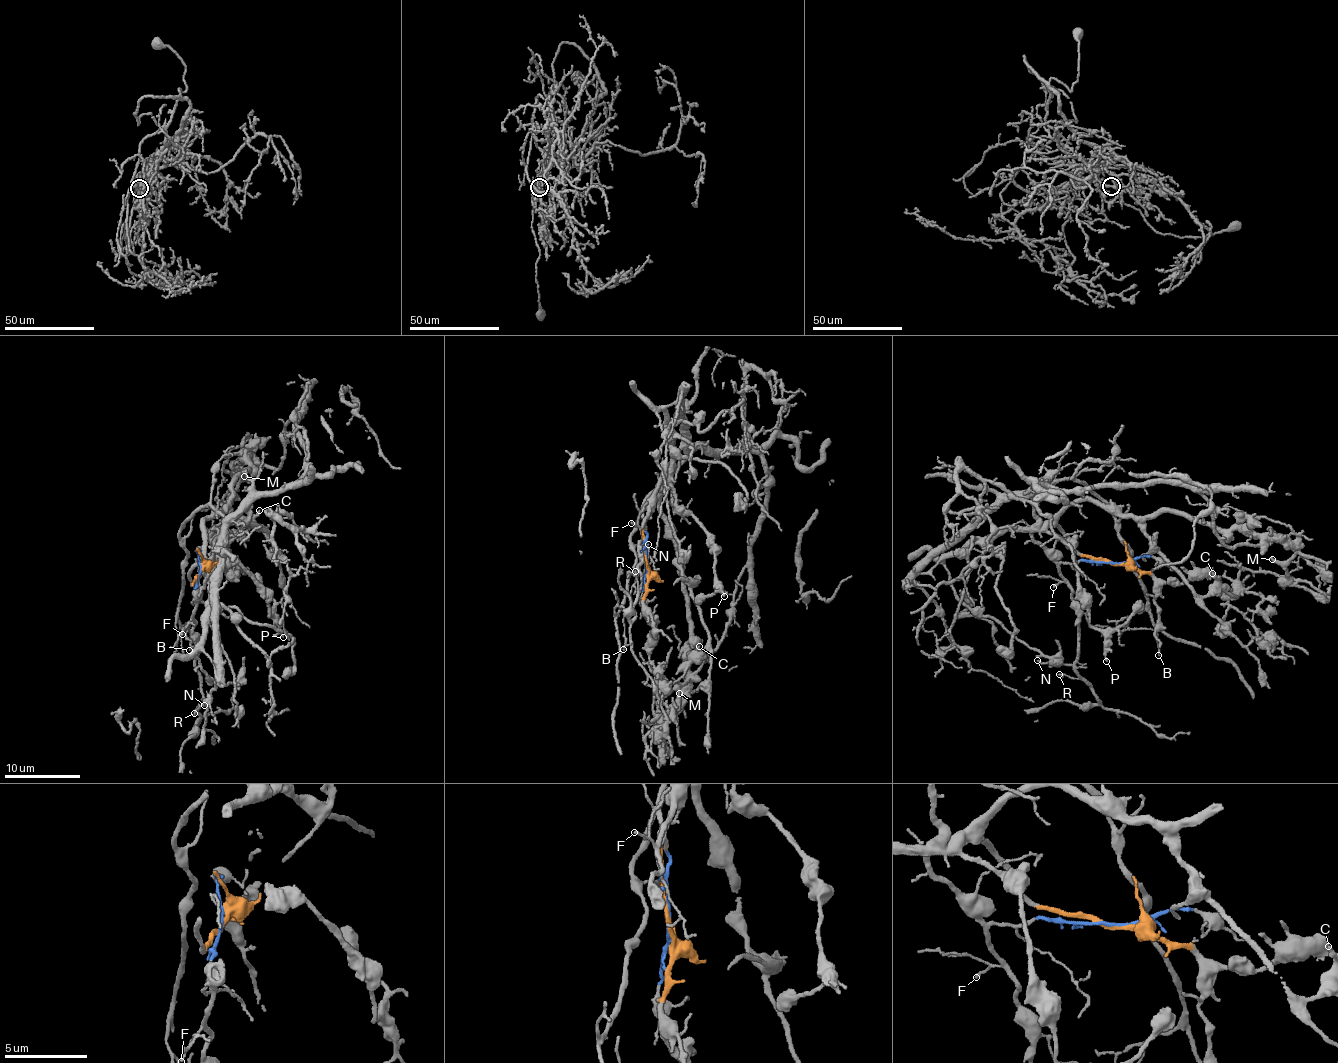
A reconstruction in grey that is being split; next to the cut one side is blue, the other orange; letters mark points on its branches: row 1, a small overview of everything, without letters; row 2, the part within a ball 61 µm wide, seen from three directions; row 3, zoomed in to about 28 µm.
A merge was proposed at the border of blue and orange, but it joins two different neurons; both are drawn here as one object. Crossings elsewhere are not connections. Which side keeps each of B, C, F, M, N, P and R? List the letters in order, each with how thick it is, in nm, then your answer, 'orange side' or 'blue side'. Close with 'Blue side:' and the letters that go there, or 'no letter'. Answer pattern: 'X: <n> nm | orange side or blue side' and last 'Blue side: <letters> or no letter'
B: 120 nm | blue side
C: 220 nm | orange side
F: 140 nm | blue side
M: 300 nm | orange side
N: 100 nm | blue side
P: 130 nm | orange side
R: 150 nm | blue side
Blue side: B, F, N, R

